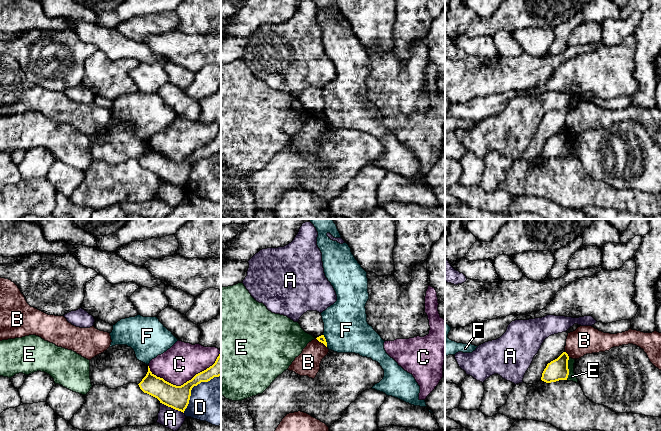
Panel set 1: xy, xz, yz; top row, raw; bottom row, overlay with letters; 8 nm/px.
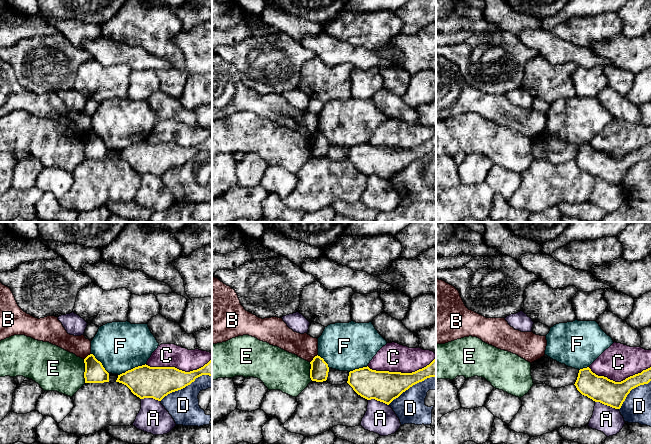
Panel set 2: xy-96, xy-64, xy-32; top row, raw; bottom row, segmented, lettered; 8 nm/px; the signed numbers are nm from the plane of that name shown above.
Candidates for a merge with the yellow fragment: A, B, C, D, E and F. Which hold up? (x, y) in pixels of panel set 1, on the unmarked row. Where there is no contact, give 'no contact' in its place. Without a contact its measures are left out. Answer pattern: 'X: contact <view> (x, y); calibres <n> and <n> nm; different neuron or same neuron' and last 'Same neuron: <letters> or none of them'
A: contact xy (172, 183); calibres 190 and 160 nm; different neuron
B: contact xz (321, 118); calibres 50 and 190 nm; different neuron
C: contact xy (186, 158); calibres 190 and 300 nm; different neuron
D: contact xy (189, 175); calibres 190 and 380 nm; different neuron
E: contact yz (568, 145); calibres 170 and 70 nm; different neuron
F: contact xz (325, 116); calibres 50 and 360 nm; different neuron
Same neuron: none of them

